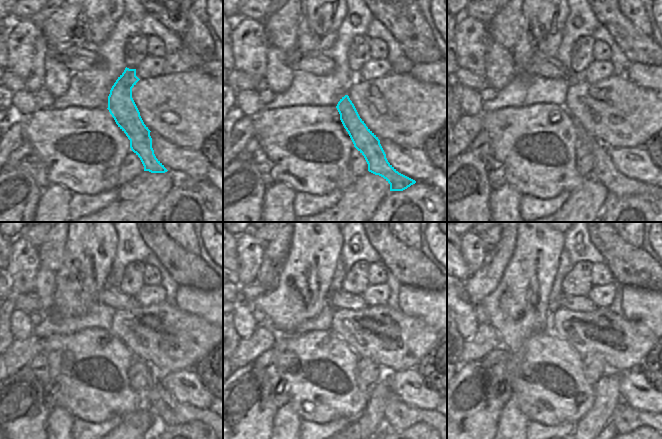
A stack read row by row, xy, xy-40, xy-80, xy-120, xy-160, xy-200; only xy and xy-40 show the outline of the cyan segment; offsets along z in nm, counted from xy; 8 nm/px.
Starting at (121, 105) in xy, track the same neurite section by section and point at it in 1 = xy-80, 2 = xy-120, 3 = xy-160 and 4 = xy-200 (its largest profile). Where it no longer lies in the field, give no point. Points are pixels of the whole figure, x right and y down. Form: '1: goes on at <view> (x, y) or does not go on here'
1: goes on at xy-80 (618, 185)
2: goes on at xy-120 (169, 412)
3: goes on at xy-160 (398, 416)
4: goes on at xy-200 (625, 419)

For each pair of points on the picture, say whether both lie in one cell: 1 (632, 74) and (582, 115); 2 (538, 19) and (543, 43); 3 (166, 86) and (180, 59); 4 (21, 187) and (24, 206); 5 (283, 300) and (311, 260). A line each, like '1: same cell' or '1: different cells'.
1: different cells
2: same cell
3: different cells
4: same cell
5: same cell

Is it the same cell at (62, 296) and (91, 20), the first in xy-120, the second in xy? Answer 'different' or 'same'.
same

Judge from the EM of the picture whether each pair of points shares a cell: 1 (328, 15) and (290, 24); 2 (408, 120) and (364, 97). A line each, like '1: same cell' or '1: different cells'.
1: different cells
2: same cell

